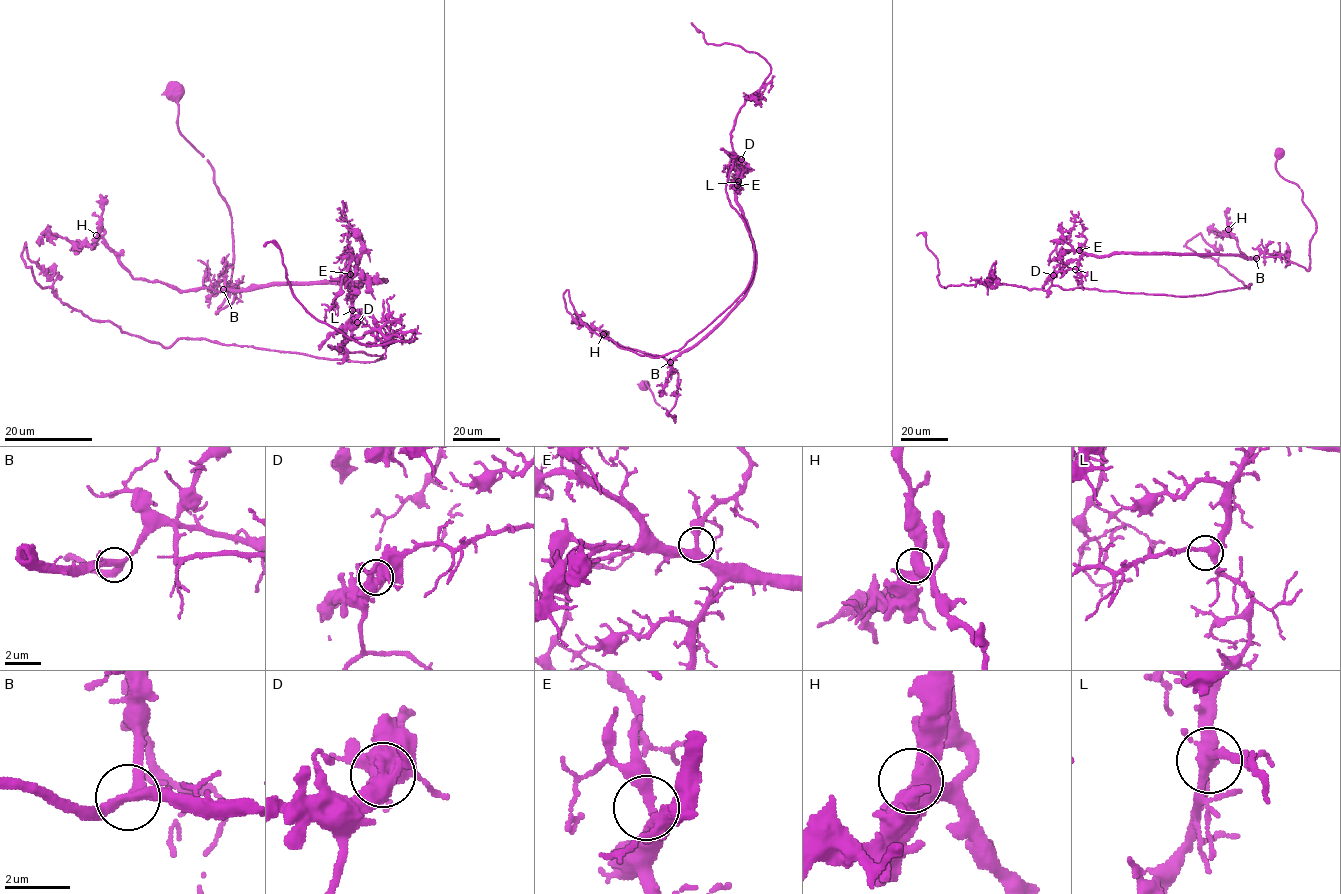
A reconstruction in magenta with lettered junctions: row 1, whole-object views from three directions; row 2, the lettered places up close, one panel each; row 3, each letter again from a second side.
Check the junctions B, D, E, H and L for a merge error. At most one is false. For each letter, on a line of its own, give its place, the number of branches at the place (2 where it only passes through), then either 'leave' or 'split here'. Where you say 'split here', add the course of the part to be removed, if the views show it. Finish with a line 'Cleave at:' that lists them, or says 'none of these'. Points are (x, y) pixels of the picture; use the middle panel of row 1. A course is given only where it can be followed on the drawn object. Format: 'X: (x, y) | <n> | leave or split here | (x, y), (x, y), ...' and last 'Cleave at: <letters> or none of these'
B: (670, 362) | 3 | leave
D: (741, 159) | 3 | split here | (741, 159), (725, 192), (754, 248), (745, 290), (658, 357), (592, 331), (567, 289), (566, 310), (581, 326)
E: (737, 185) | 3 | leave
H: (603, 334) | 3 | leave
L: (738, 181) | 4 | leave
Cleave at: D

